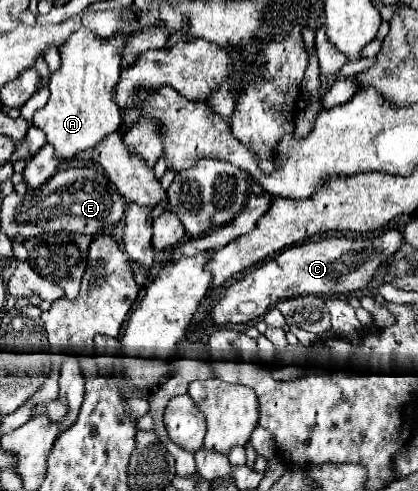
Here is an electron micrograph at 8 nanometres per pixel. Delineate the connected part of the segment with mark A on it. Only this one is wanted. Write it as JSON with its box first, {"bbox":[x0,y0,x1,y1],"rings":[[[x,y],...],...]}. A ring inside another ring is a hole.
{"bbox":[34,27,128,159],"rings":[[[80,27],[74,31],[62,45],[60,45],[60,69],[50,75],[50,99],[48,103],[34,113],[34,125],[44,129],[48,143],[54,147],[58,159],[74,159],[78,151],[90,149],[96,143],[100,143],[108,133],[120,129],[120,109],[112,99],[114,85],[118,81],[120,73],[120,59],[122,59],[122,49],[126,47],[128,35],[116,33],[114,37],[102,39],[94,33],[90,33],[86,27]]]}

